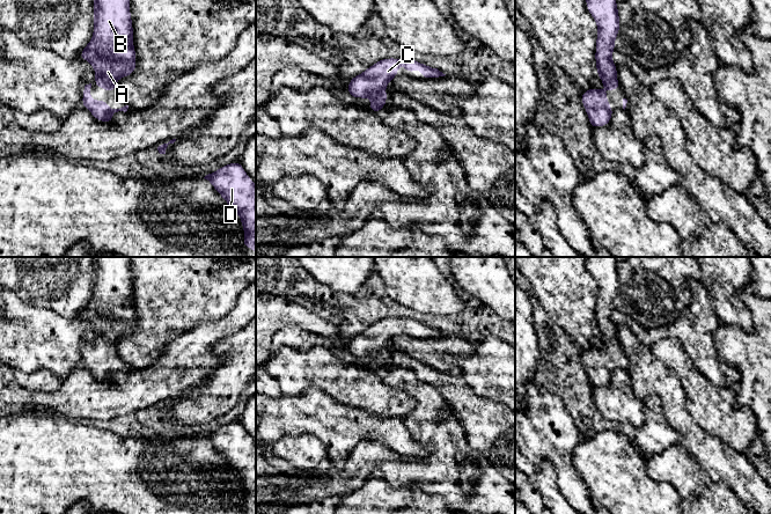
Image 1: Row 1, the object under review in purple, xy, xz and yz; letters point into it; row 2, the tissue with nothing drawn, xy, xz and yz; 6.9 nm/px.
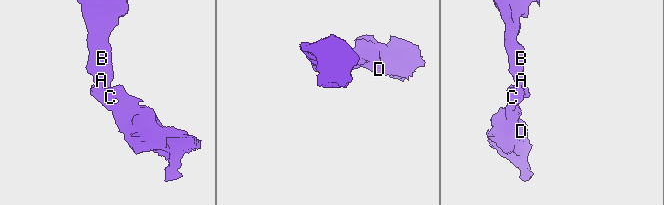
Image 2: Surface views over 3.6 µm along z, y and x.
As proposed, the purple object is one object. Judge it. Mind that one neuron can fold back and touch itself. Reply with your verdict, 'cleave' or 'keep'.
keep

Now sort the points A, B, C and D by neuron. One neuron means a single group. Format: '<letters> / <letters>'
A B C D

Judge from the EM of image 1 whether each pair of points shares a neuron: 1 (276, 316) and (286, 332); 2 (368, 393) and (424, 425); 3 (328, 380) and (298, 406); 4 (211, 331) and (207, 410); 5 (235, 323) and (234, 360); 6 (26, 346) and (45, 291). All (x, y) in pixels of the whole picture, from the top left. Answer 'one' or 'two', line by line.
1: two
2: two
3: two
4: two
5: two
6: two

